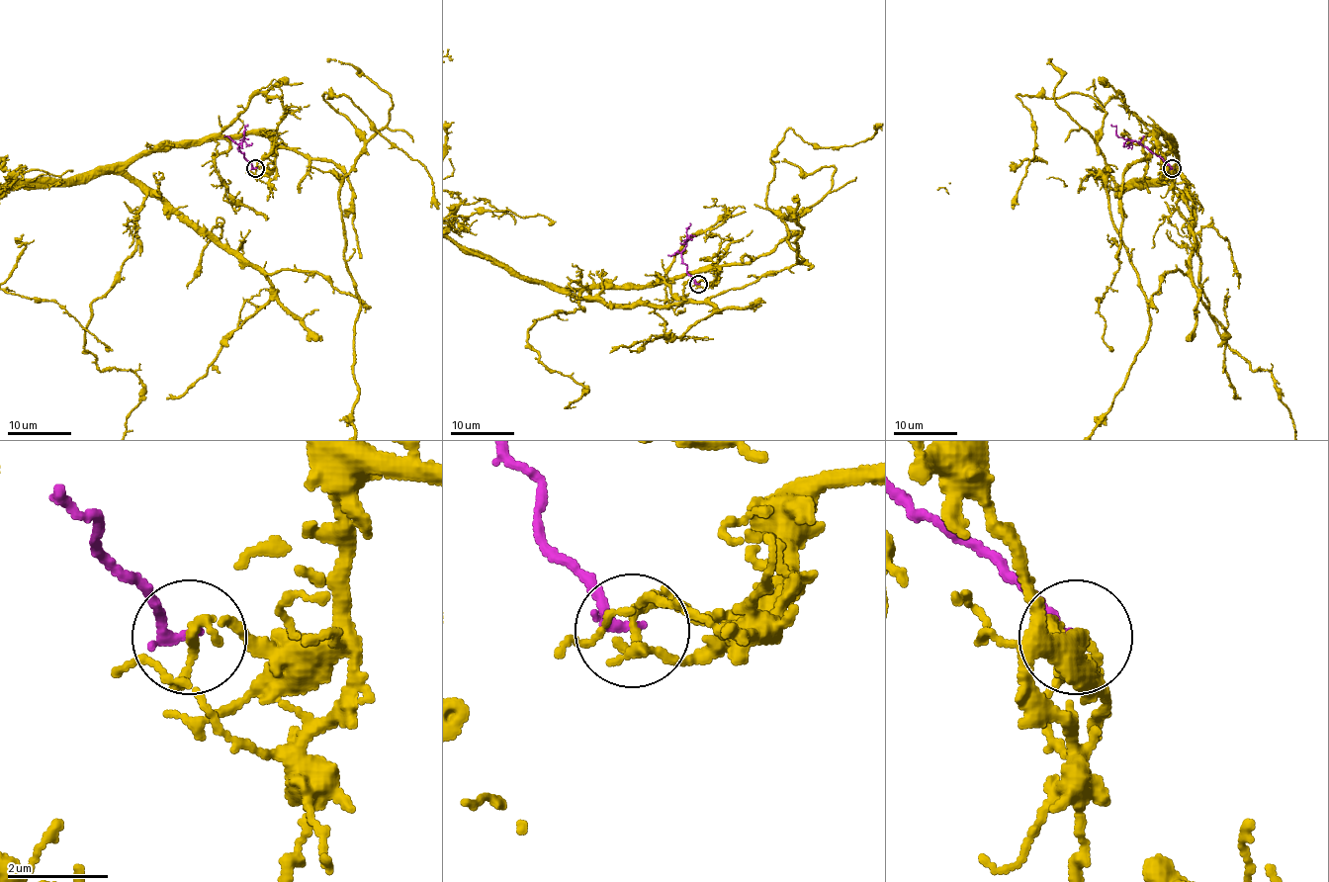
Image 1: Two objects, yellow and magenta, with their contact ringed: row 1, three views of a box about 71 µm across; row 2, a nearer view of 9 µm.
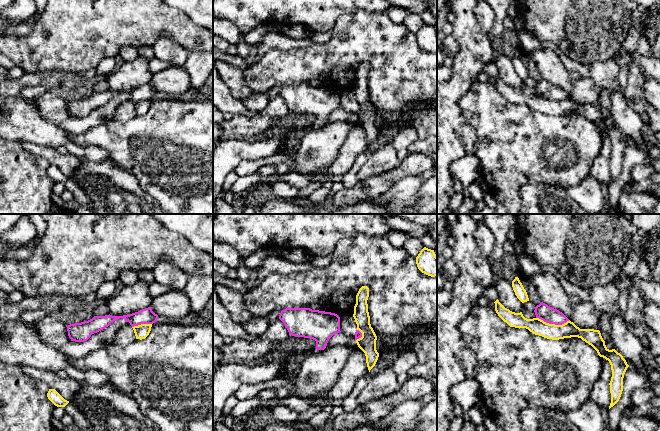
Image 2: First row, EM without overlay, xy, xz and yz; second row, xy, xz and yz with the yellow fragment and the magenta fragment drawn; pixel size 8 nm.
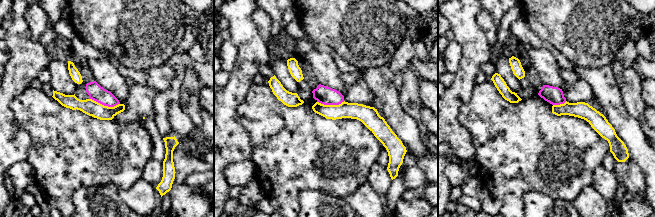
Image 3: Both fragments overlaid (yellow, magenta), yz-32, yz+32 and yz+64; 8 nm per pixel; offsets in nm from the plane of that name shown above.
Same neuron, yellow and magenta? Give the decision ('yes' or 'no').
no

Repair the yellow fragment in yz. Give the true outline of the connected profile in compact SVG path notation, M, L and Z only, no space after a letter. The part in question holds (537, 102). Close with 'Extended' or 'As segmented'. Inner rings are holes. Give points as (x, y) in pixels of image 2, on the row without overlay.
M498 75L494 79L496 89L510 103L526 104L535 111L552 116L578 113L591 121L598 131L608 136L611 141L612 153L609 159L611 179L609 185L619 177L623 167L624 150L629 141L615 125L609 126L606 123L599 106L580 105L570 96L562 101L555 101L546 99L539 94L527 95L522 88L515 89L505 84Z. As segmented

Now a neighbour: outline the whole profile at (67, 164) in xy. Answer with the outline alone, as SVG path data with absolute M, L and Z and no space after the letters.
M19 141L23 148L31 154L45 159L50 165L55 165L65 176L71 177L81 164L81 160L71 154L62 155L57 149L27 141Z

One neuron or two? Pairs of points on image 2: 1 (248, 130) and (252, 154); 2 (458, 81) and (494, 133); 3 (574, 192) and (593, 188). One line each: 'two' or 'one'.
1: two
2: two
3: one

